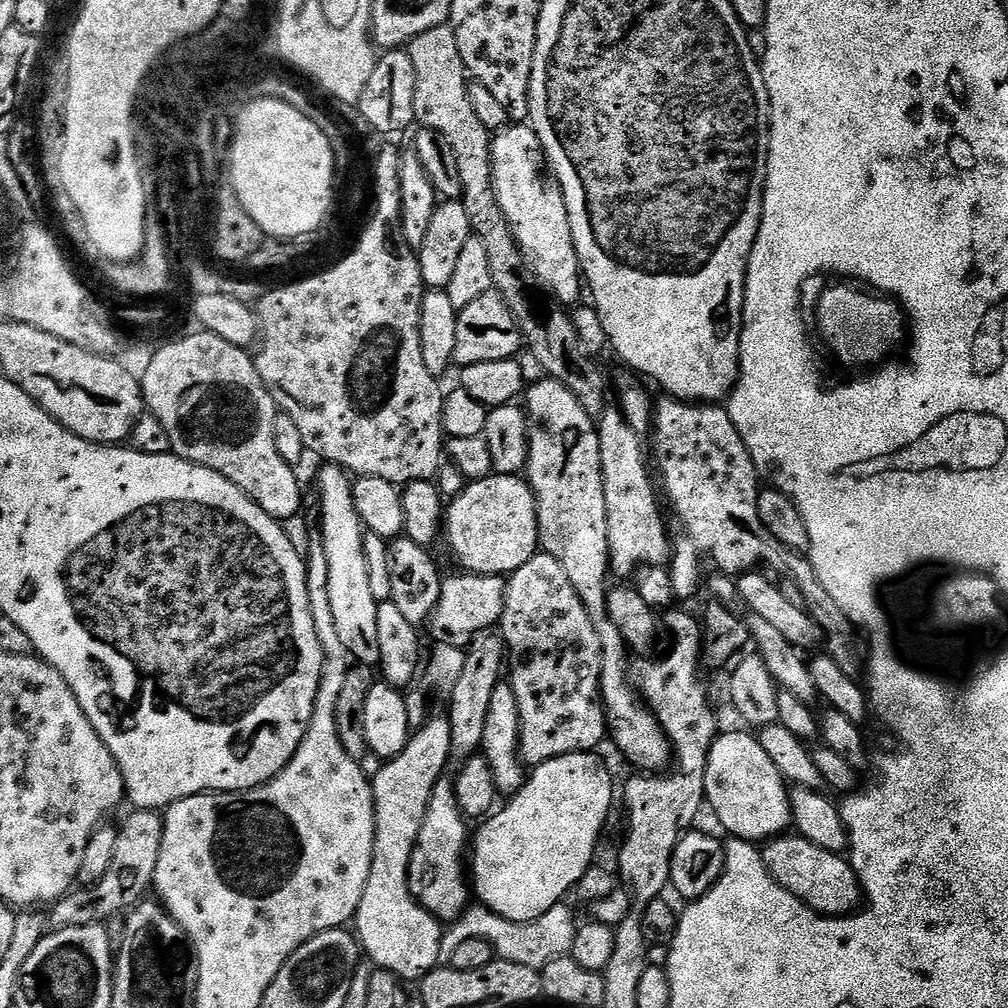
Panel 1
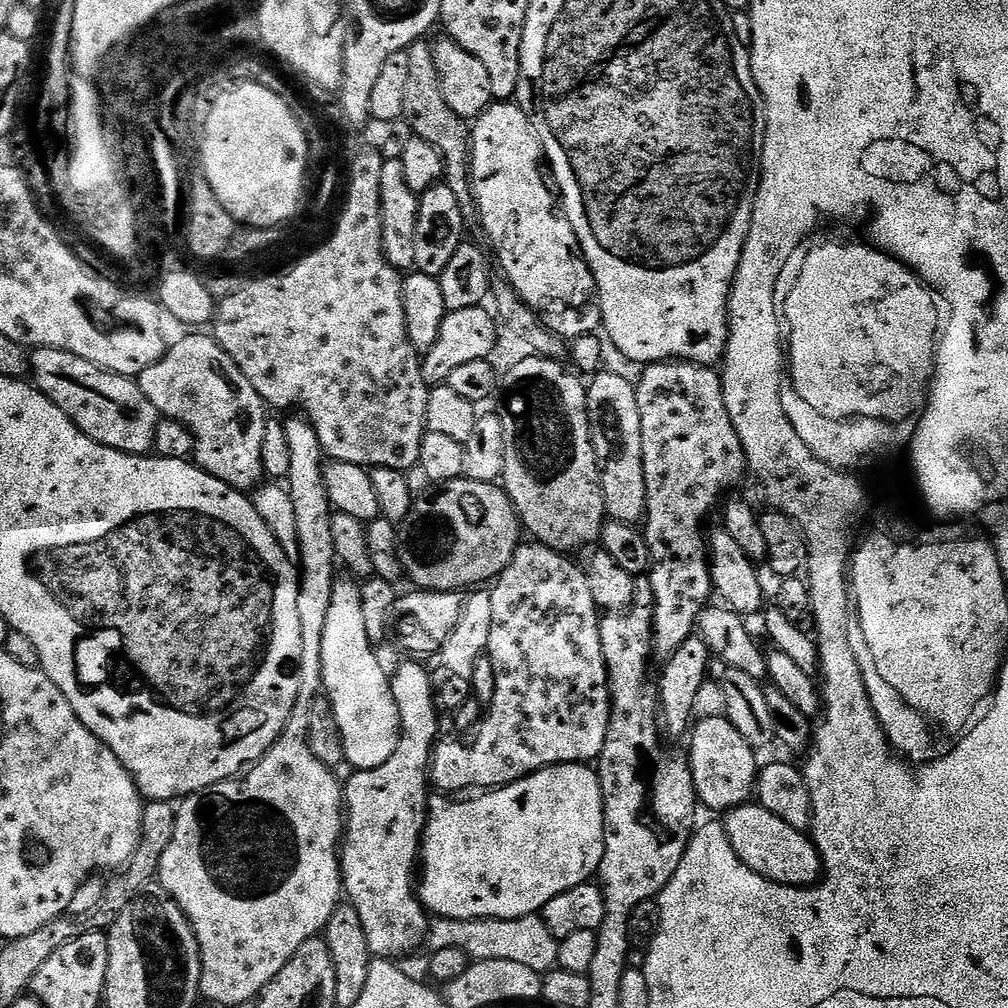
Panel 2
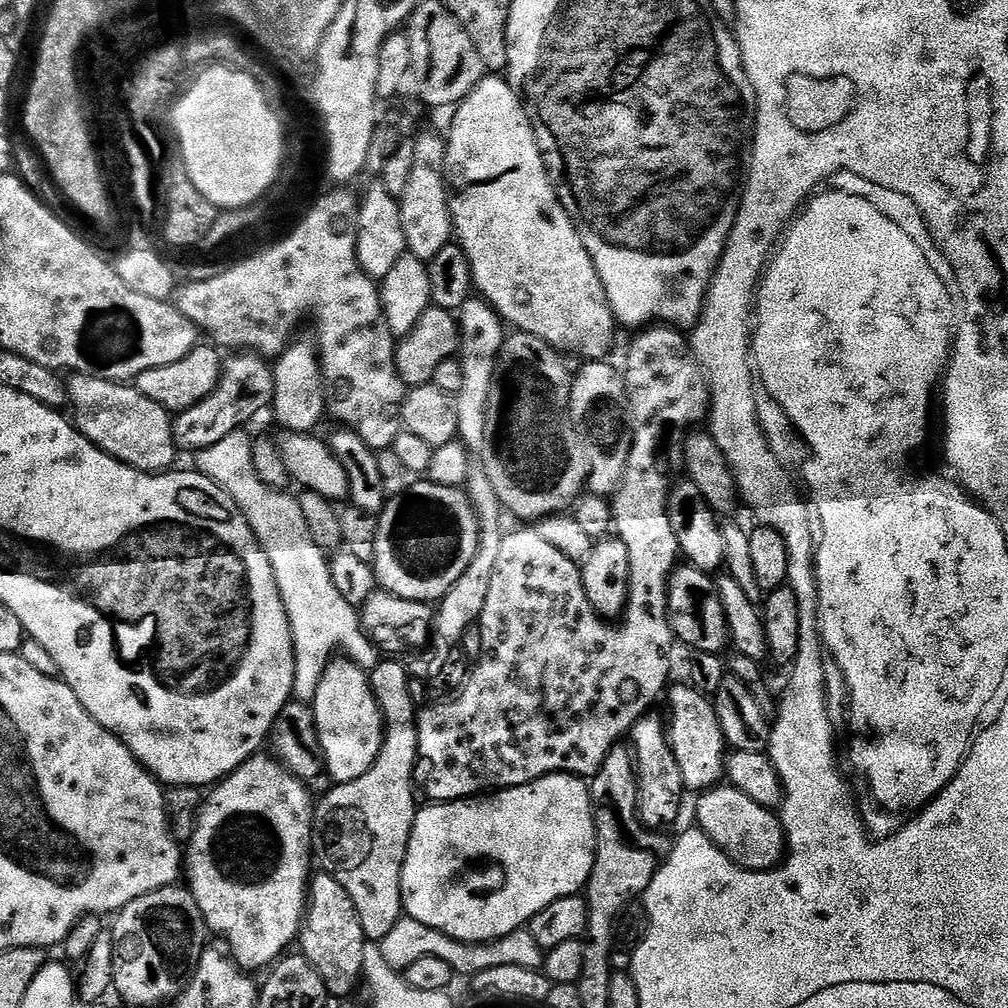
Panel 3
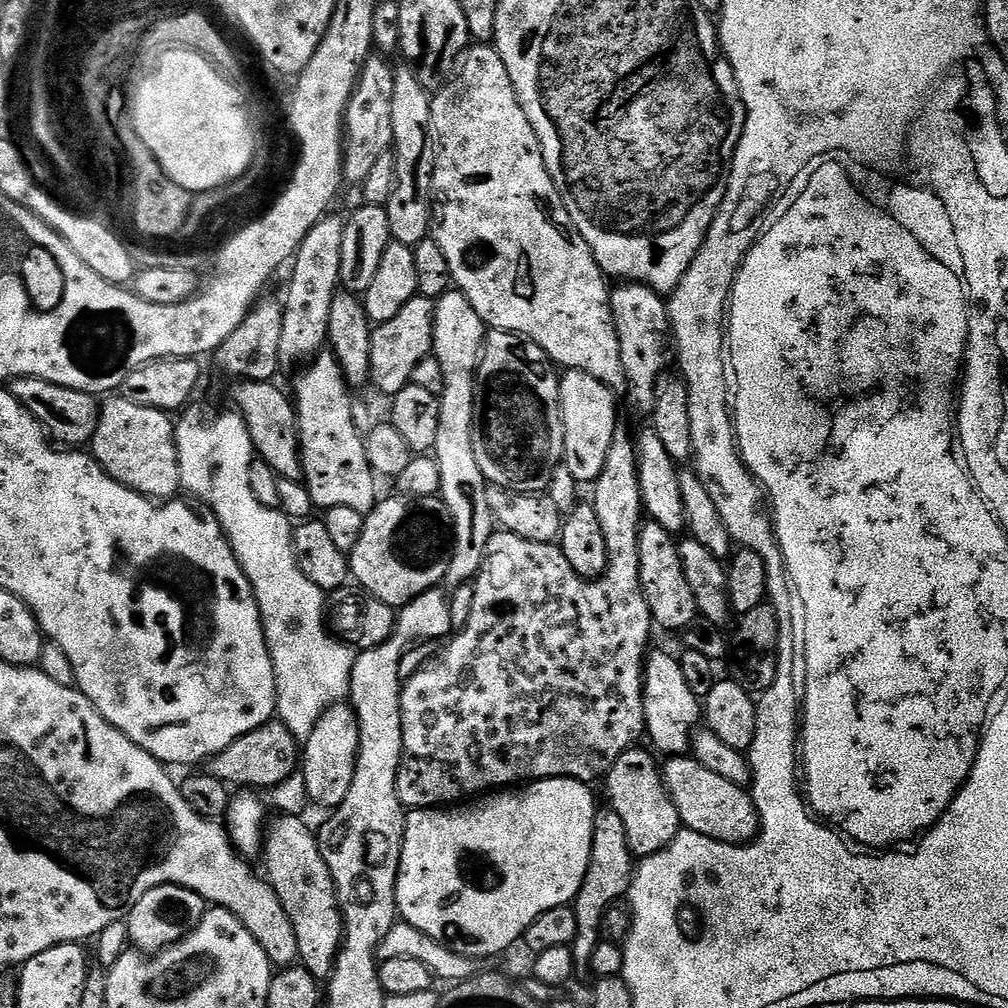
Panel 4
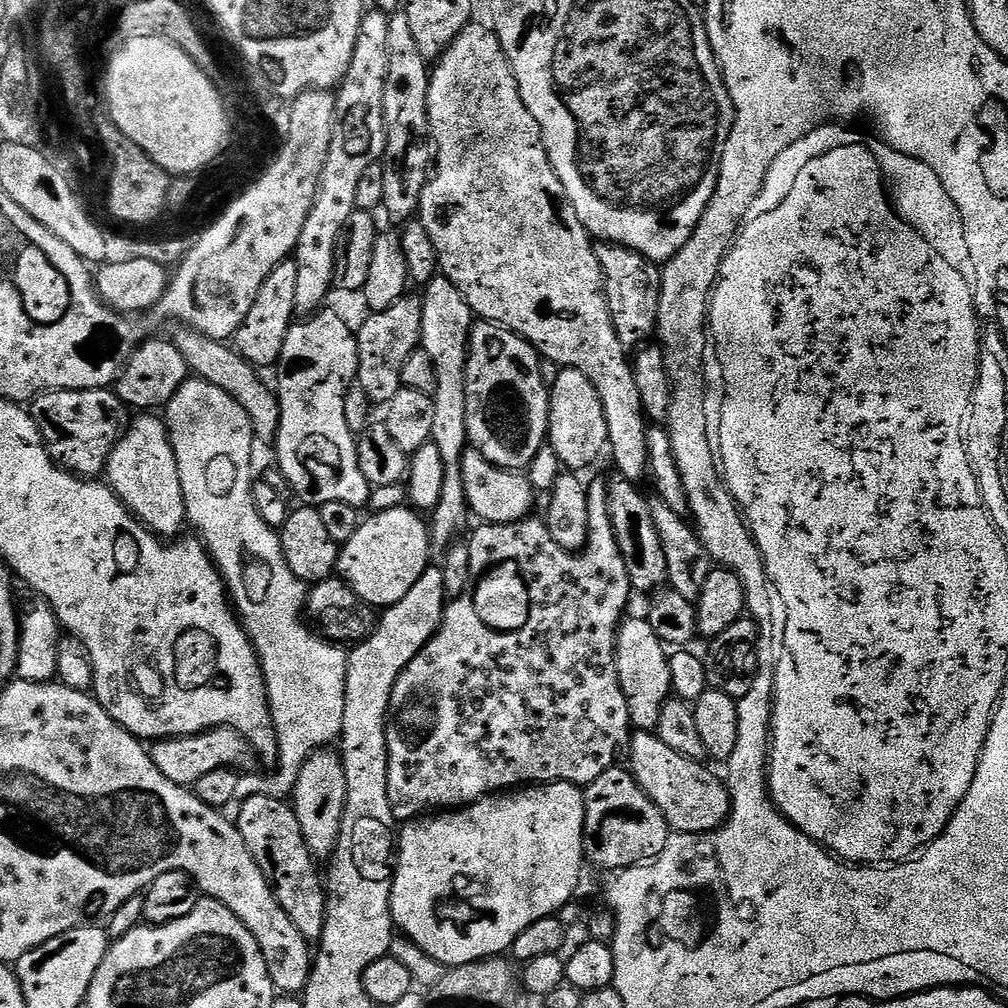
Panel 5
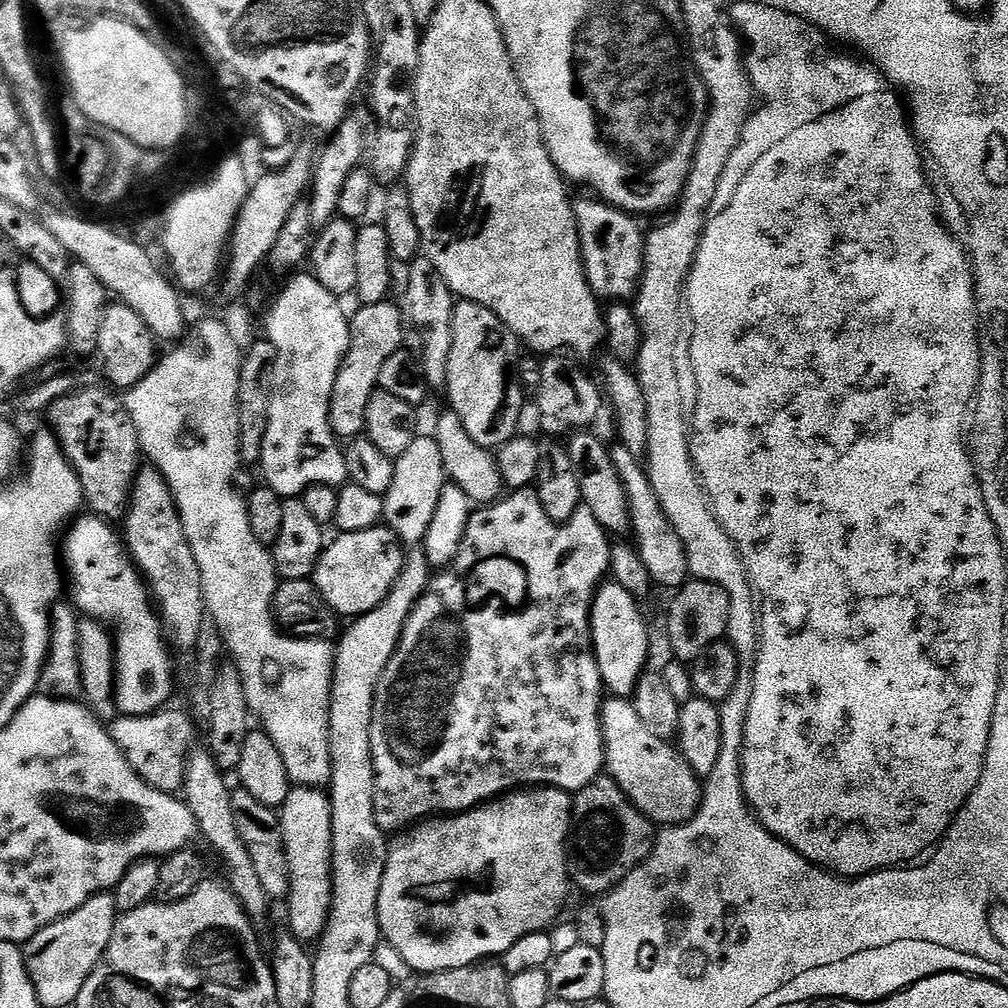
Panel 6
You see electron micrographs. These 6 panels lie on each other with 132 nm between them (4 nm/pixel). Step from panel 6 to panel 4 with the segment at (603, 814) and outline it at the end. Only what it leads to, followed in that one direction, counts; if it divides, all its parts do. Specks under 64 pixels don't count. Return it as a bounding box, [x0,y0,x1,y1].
[602,747,682,858]

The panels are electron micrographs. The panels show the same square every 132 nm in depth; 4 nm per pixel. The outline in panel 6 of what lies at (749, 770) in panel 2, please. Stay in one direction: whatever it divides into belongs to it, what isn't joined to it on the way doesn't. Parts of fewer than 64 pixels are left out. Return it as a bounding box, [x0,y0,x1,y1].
[592,582,649,698]

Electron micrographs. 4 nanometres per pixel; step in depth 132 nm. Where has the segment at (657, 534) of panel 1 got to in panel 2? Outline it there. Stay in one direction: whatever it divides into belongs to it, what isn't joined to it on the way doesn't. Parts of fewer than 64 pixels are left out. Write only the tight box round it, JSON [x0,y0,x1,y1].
[586,370,648,525]

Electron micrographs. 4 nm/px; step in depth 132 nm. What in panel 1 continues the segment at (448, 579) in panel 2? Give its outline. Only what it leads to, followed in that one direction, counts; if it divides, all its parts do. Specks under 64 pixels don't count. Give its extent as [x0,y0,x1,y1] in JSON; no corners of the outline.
[442,474,540,577]

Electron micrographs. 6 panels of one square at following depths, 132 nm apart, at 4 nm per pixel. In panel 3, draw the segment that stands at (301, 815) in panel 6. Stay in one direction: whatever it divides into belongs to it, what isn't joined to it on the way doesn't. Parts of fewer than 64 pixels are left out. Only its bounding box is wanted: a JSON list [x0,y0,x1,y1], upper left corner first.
[310,659,384,784]

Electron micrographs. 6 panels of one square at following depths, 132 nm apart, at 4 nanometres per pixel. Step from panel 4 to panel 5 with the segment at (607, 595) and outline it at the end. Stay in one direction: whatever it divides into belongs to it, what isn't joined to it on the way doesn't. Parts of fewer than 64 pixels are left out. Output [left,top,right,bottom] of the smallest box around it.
[386,480,634,822]

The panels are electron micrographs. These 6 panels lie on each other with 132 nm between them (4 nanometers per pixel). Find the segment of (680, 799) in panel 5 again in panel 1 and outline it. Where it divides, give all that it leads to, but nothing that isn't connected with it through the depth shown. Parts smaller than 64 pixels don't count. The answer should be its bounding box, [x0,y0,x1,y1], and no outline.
[762,834,862,916]

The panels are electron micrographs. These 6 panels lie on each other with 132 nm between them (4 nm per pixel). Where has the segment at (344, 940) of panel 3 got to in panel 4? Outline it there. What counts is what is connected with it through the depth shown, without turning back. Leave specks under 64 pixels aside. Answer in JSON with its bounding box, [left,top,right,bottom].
[262,814,344,982]

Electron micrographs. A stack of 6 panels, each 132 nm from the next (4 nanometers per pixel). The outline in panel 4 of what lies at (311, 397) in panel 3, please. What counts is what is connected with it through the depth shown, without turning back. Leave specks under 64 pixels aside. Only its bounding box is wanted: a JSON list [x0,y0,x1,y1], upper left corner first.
[280,214,346,365]

